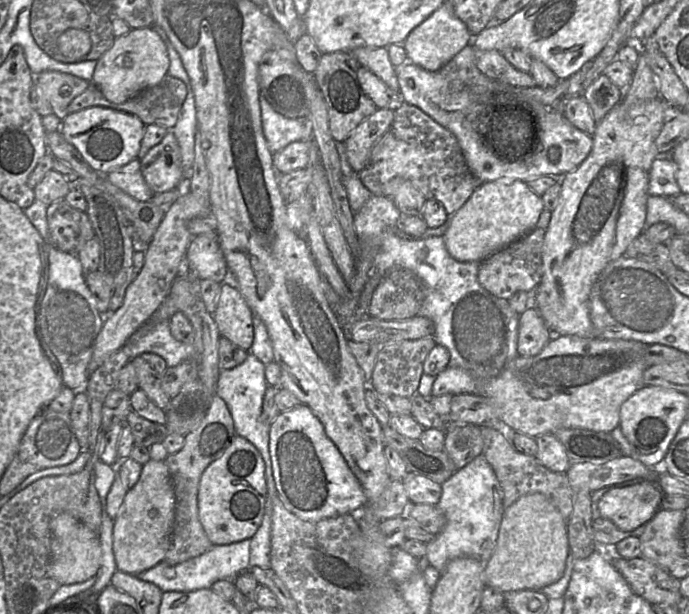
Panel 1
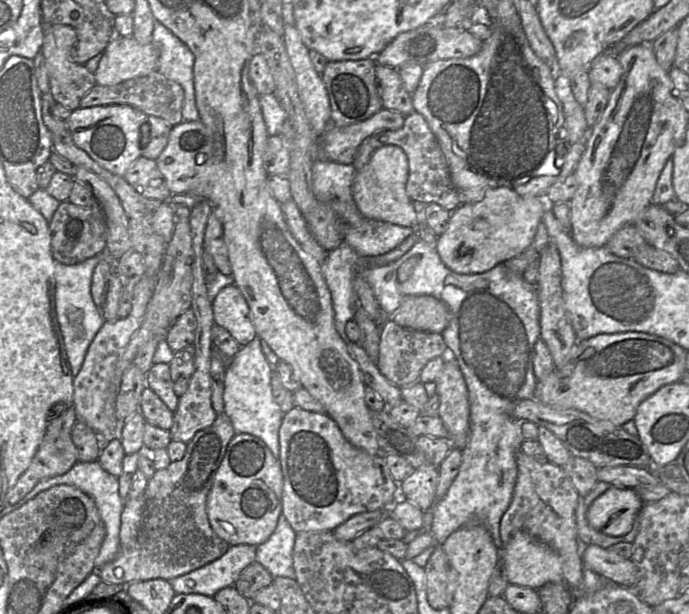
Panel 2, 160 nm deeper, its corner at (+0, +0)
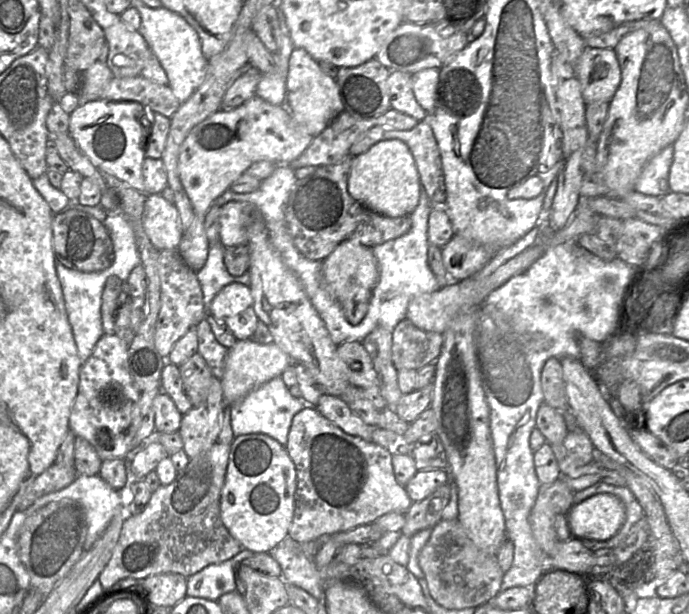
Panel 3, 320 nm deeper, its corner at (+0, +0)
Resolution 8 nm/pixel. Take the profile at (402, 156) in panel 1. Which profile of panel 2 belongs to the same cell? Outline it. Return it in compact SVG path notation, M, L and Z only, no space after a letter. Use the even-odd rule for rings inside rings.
M413 111L405 116L402 128L387 130L373 134L360 145L353 166L356 170L362 169L371 159L372 154L384 145L396 145L406 153L409 163L409 176L406 192L413 201L424 203L437 203L452 212L461 205L460 195L455 187L446 156L440 142L428 125L425 117Z

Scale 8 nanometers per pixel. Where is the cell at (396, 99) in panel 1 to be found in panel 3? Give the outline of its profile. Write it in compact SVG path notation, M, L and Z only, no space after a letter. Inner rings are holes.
M391 71L387 79L390 108L425 120L428 113L421 107L413 92L412 74L402 71Z

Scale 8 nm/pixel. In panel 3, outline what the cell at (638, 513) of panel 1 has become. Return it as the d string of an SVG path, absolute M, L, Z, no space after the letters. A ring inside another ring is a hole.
M599 493L573 505L567 517L568 529L574 538L605 541L620 530L626 519L626 511L617 496Z

